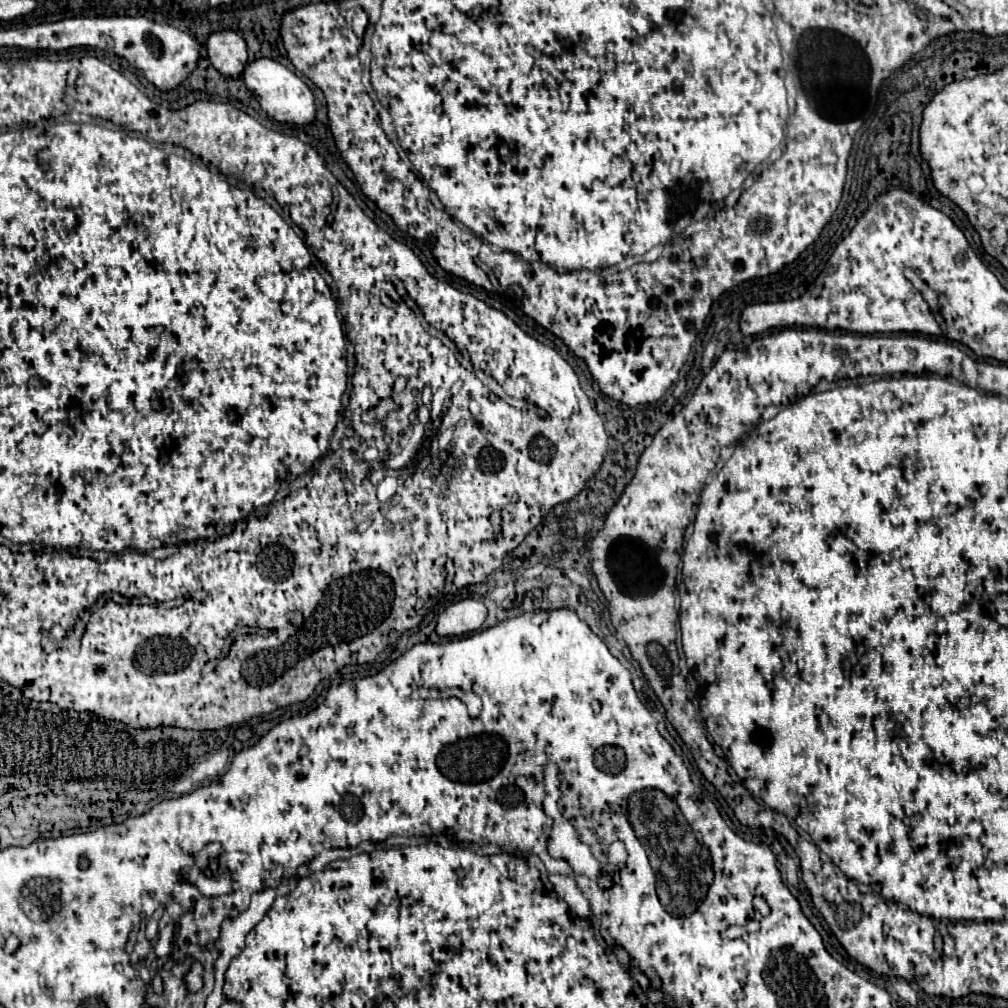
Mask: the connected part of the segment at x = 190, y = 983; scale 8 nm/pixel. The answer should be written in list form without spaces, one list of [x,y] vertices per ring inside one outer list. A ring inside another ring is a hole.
[[[193,962],[189,972],[185,974],[185,986],[189,992],[197,992],[203,986],[203,964]]]

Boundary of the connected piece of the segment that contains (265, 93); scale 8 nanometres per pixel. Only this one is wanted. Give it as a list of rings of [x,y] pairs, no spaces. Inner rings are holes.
[[[271,58],[255,60],[245,68],[243,82],[253,92],[253,96],[261,104],[261,108],[273,120],[283,122],[283,124],[291,124],[291,126],[303,126],[303,124],[311,124],[315,120],[317,110],[315,110],[315,100],[313,100],[311,90],[307,88],[307,84],[299,76],[295,76],[283,64],[279,64]]]

